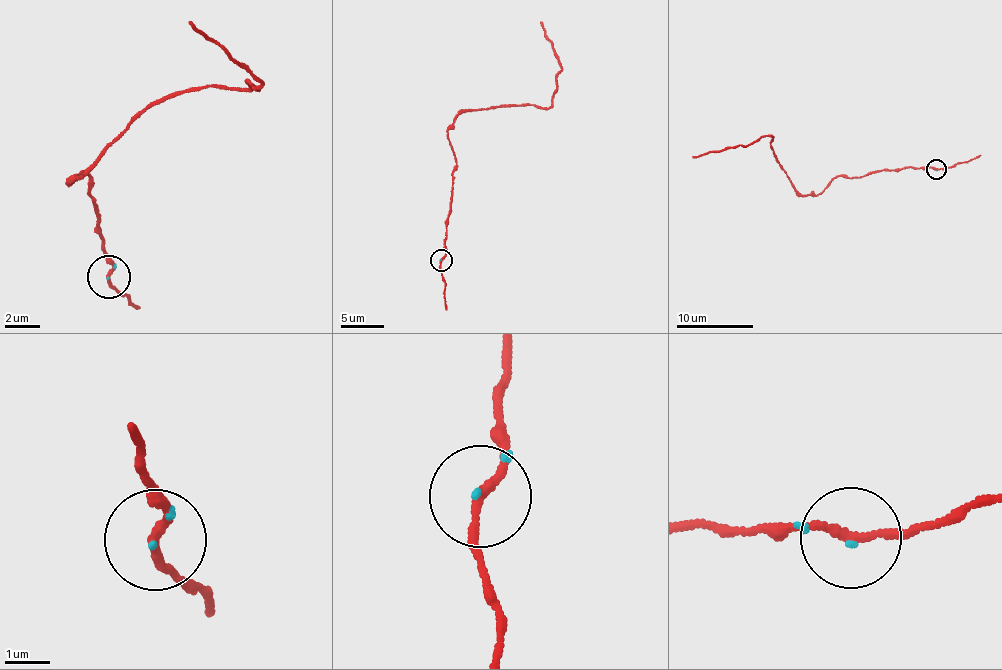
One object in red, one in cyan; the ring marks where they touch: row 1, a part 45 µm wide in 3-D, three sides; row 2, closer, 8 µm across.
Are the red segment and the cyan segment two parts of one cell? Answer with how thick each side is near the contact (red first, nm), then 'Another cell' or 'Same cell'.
Thickness 180 nm (red) against 40 nm. Same cell

